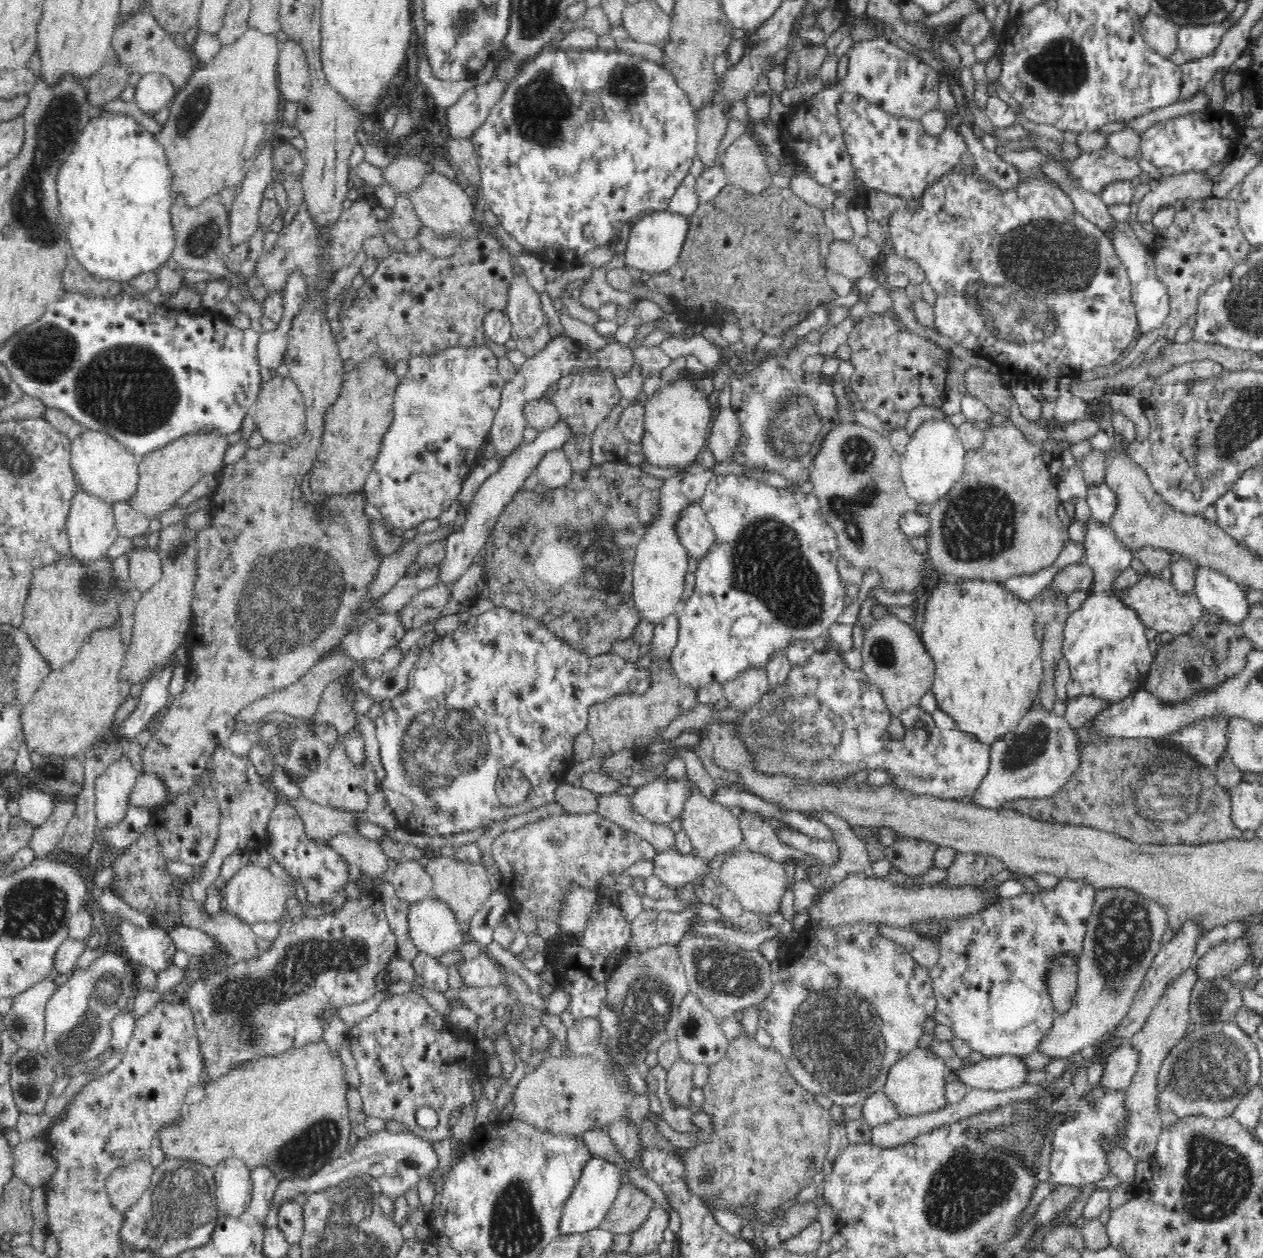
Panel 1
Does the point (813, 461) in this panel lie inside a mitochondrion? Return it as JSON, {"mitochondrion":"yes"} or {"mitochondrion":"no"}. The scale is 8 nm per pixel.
{"mitochondrion":"yes"}

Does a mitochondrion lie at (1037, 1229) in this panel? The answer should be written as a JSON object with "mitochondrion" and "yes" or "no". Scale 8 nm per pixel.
{"mitochondrion":"no"}

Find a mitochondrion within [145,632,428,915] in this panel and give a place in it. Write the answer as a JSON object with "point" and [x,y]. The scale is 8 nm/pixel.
{"point":[278,739]}

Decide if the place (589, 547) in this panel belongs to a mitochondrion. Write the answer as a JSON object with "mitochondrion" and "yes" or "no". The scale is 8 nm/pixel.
{"mitochondrion":"yes"}

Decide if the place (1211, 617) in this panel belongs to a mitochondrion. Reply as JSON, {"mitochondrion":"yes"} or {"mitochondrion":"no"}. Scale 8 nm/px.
{"mitochondrion":"no"}

